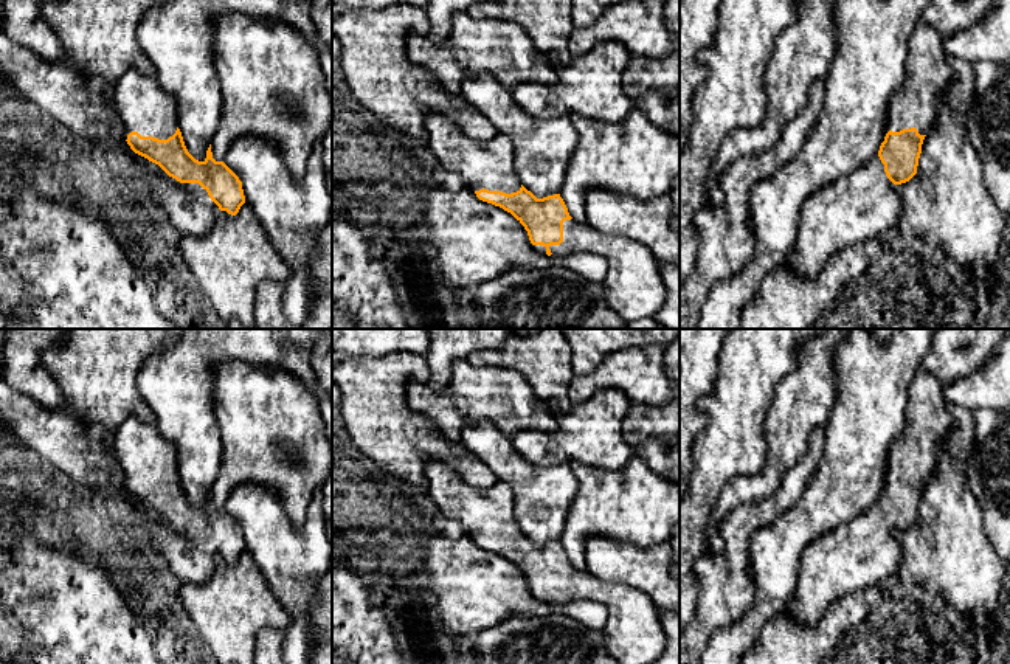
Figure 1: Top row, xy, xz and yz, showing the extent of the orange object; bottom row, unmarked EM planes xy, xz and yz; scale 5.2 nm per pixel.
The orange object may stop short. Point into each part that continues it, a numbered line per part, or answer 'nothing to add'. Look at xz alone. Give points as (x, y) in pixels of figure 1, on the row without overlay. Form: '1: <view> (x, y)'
1: xz (633, 635)

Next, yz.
1: yz (916, 452)

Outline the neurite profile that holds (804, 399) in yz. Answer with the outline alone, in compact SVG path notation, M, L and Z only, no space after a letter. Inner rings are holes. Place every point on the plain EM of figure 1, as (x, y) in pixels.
M825 329L821 335L801 344L796 368L777 385L774 405L770 408L765 436L768 459L760 475L735 476L721 490L707 524L707 543L720 554L723 543L720 523L738 506L770 498L777 492L787 473L807 453L808 441L816 428L824 428L836 396L836 349L853 329Z

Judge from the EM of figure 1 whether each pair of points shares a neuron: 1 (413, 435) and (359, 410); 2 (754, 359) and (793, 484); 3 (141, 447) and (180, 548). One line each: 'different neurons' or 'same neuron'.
1: same neuron
2: different neurons
3: same neuron

